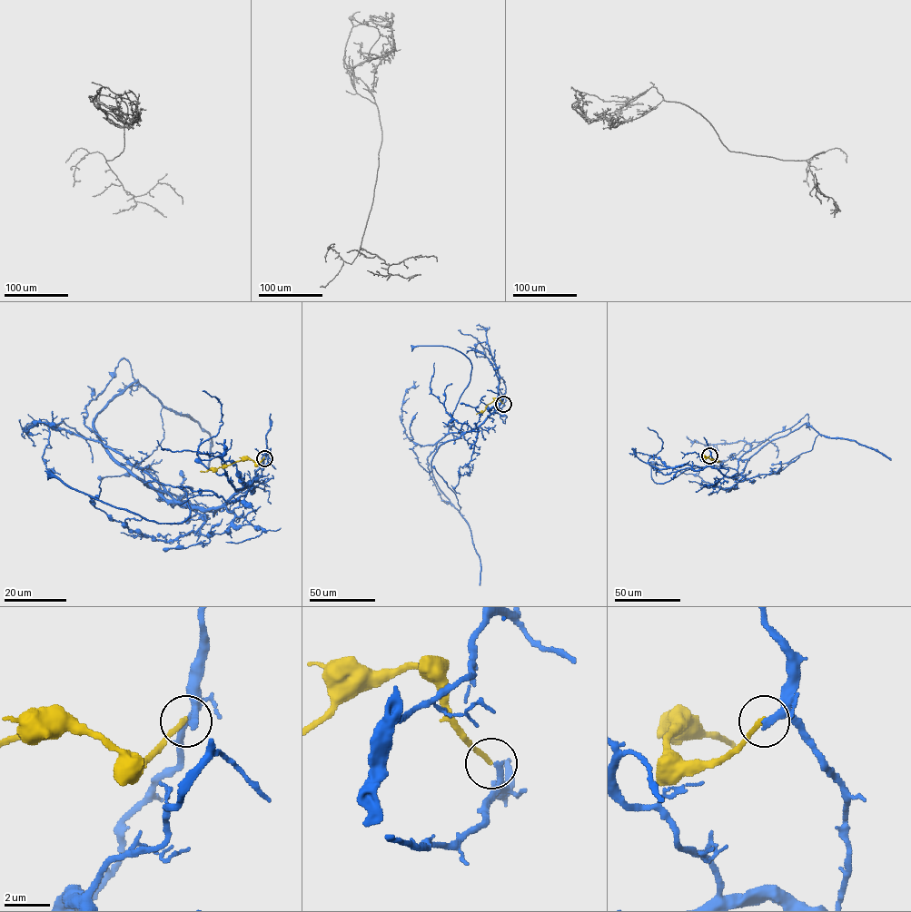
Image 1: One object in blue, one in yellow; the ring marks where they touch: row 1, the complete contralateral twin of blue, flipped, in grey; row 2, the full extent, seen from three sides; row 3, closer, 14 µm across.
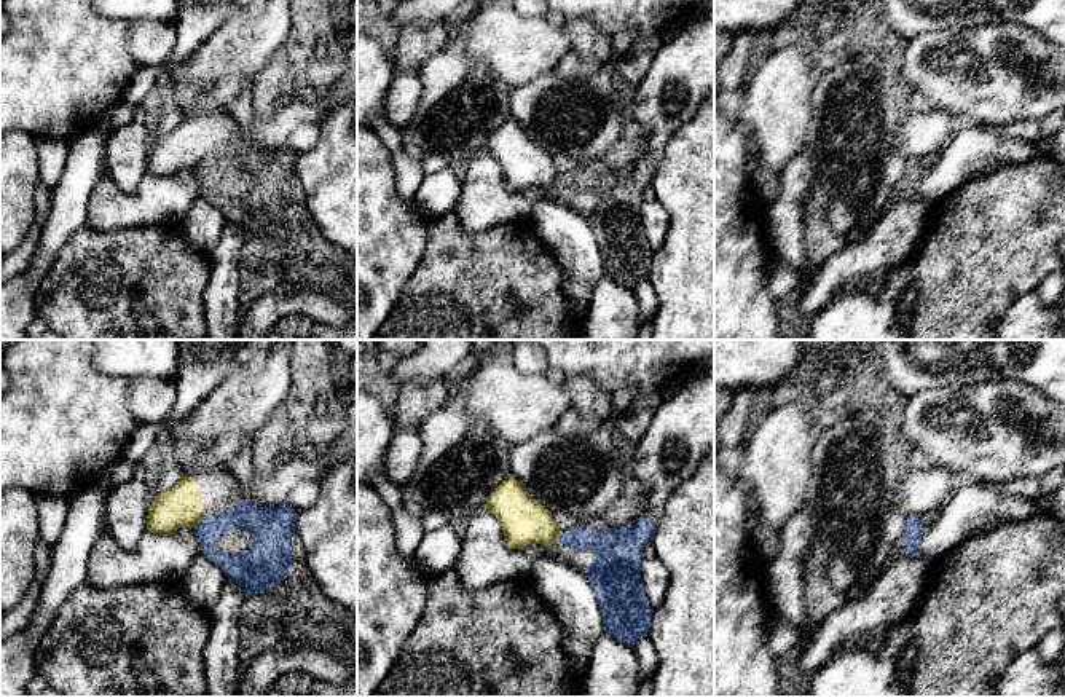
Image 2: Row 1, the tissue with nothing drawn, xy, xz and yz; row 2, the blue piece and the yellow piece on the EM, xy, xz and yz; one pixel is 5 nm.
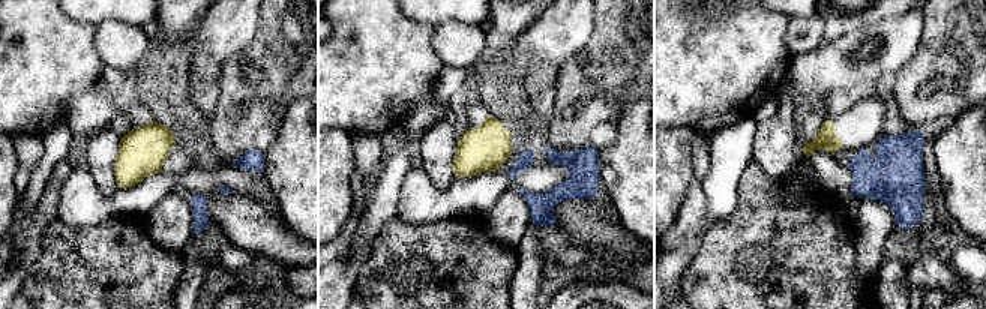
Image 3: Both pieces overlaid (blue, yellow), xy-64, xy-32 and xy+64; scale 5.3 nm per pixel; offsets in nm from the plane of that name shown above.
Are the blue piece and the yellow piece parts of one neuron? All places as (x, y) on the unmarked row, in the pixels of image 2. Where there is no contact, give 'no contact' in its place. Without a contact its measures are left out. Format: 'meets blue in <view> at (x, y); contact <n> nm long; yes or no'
meets blue in xy at (200, 166); contact 80 nm long; no

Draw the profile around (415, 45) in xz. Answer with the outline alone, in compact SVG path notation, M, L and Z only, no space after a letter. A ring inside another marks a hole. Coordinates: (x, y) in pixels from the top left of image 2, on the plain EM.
M443 22L399 29L399 40L391 56L395 73L418 72L448 40L446 24Z

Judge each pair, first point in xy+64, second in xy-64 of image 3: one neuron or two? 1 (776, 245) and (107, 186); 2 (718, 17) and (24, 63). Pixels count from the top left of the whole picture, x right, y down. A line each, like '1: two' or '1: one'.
1: two
2: one

